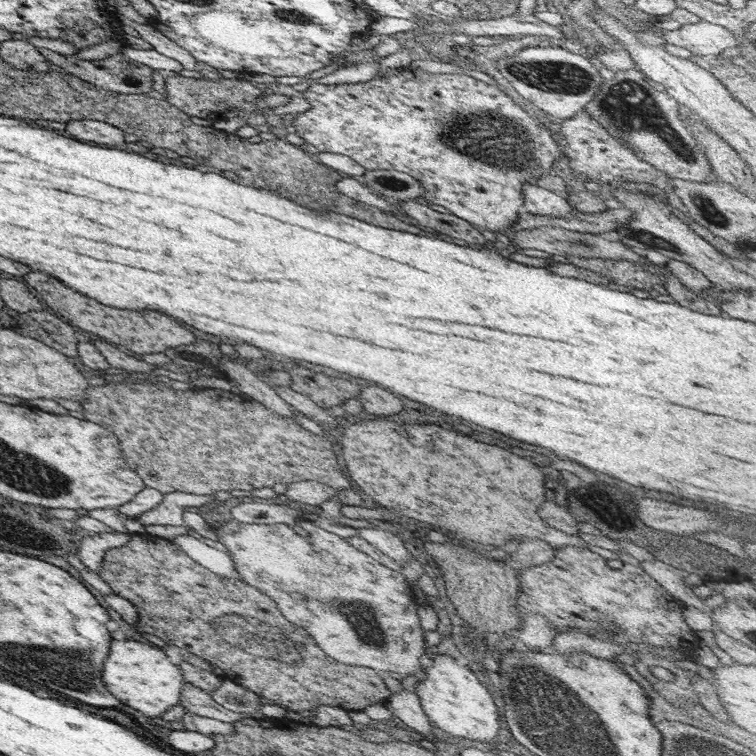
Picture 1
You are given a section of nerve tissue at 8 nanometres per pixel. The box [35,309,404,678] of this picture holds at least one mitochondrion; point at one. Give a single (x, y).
(363, 622)

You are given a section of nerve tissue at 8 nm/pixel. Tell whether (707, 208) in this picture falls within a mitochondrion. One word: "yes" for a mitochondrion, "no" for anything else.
yes

